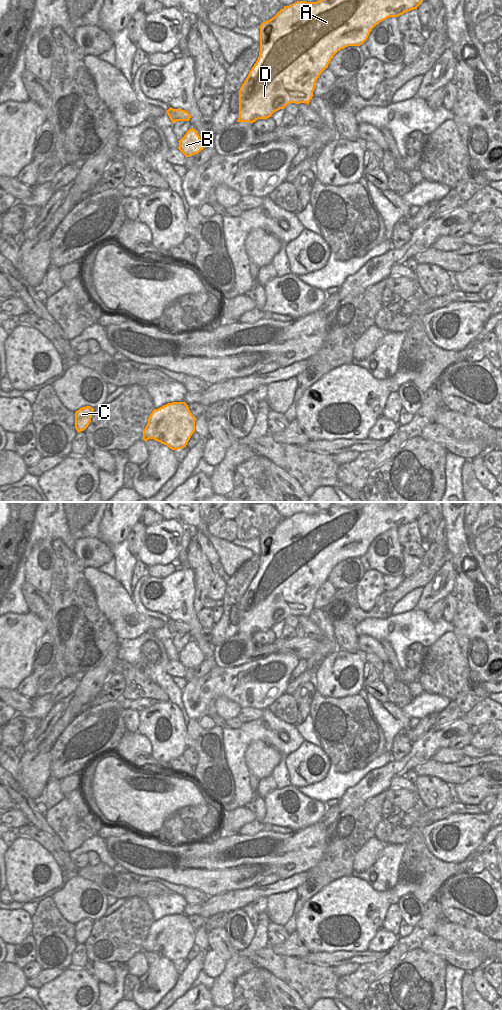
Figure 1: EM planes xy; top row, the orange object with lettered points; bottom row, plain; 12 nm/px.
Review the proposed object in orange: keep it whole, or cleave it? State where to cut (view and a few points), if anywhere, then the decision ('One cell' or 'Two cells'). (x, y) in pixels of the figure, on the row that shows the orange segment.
No split. One cell

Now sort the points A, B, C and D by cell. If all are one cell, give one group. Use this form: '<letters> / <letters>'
A B C D

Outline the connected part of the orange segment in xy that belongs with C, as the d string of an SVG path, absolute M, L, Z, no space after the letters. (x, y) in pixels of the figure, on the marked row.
M86 406L75 412L75 428L77 432L84 431L91 422L94 408Z

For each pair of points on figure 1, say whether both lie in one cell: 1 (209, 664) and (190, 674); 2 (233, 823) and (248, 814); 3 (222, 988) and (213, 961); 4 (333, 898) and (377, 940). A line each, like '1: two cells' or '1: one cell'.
1: one cell
2: one cell
3: two cells
4: two cells

